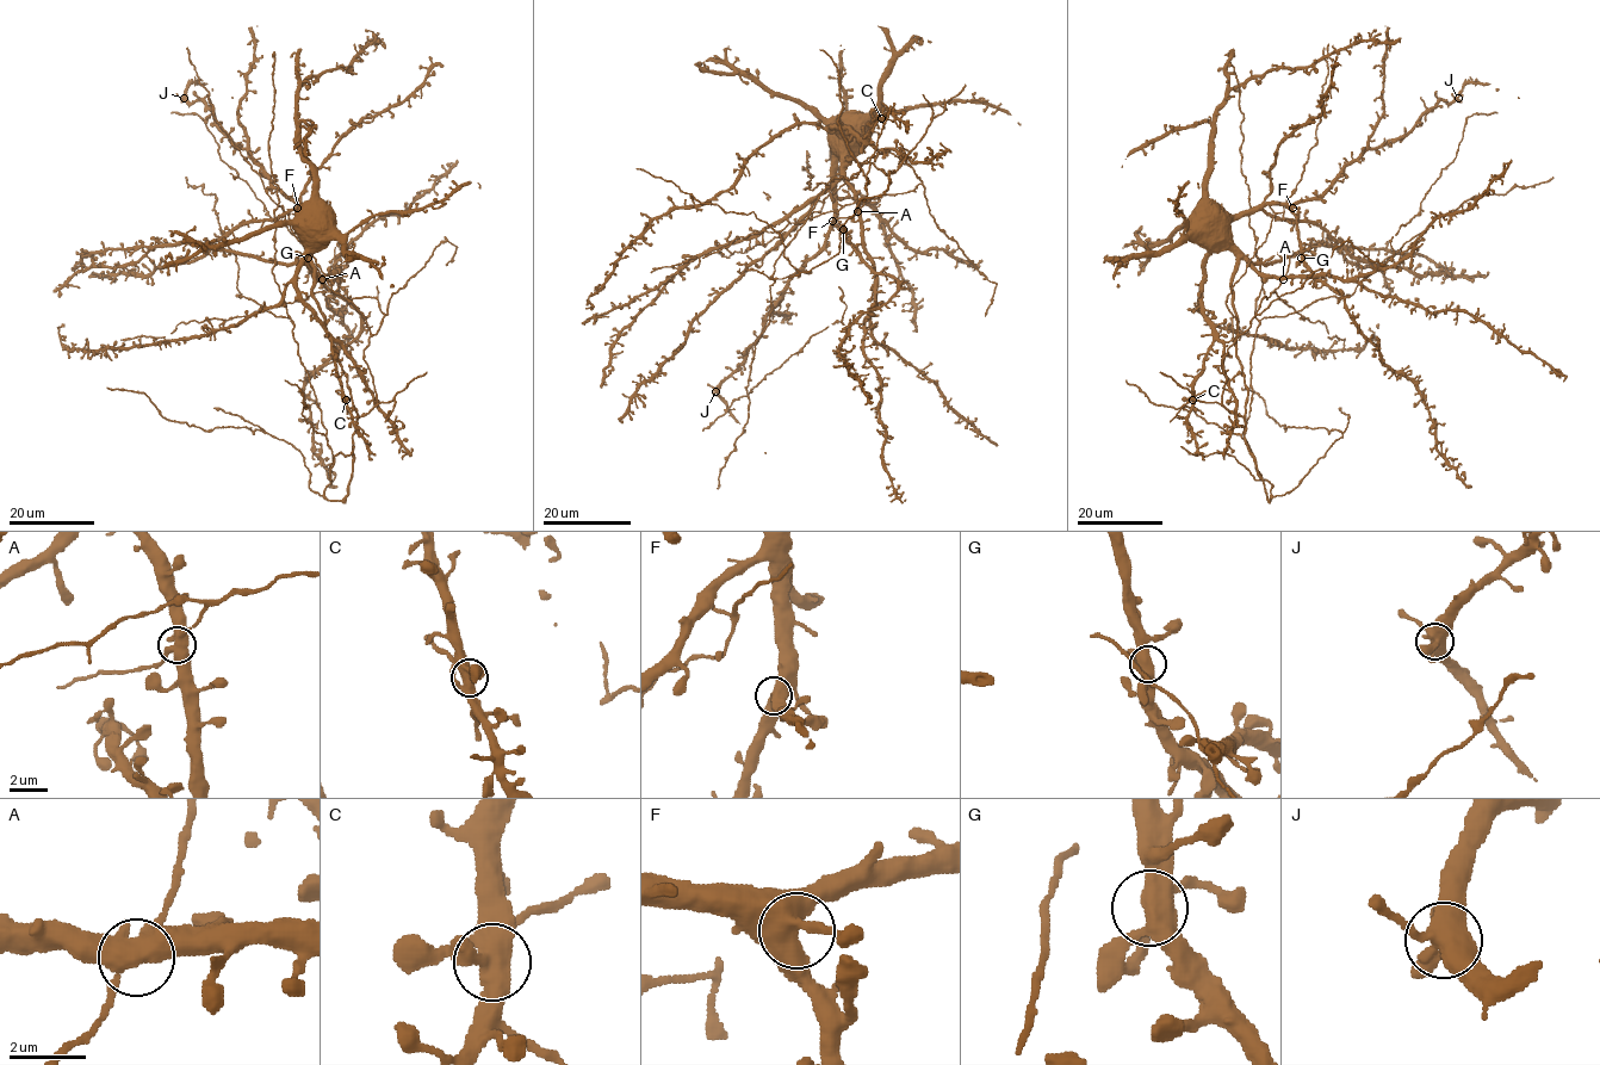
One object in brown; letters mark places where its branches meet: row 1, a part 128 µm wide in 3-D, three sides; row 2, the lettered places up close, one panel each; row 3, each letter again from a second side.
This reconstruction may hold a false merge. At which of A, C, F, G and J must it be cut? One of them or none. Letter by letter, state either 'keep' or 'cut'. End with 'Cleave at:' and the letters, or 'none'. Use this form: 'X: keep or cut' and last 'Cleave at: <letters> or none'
A: keep
C: keep
F: keep
G: keep
J: keep
Cleave at: none

